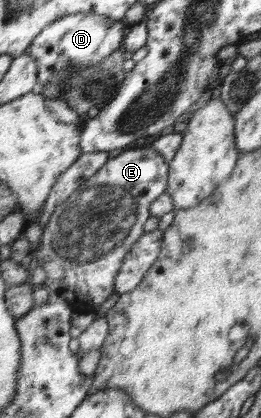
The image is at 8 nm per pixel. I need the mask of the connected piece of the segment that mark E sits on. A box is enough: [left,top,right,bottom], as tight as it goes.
[34,148,170,310]

